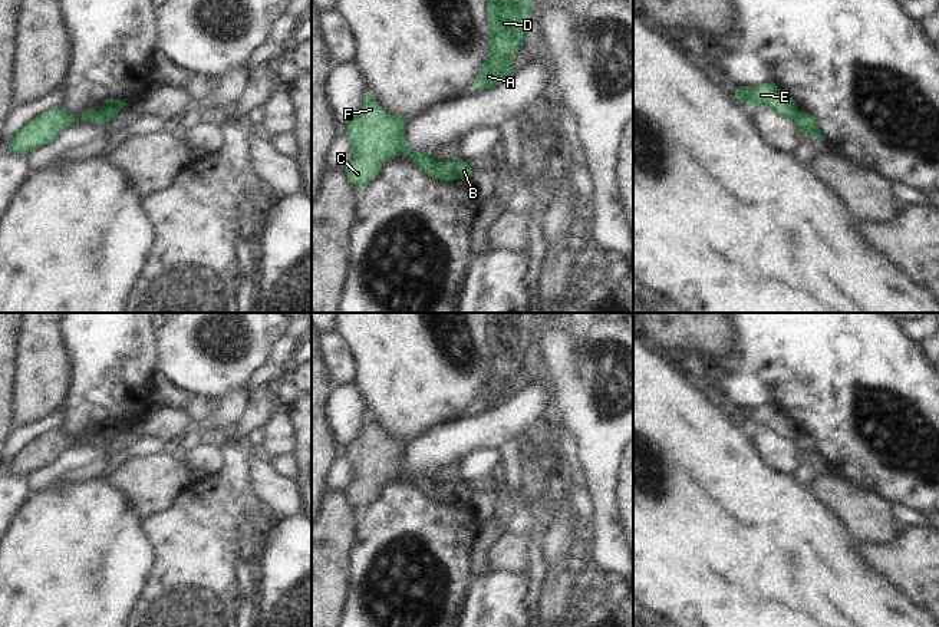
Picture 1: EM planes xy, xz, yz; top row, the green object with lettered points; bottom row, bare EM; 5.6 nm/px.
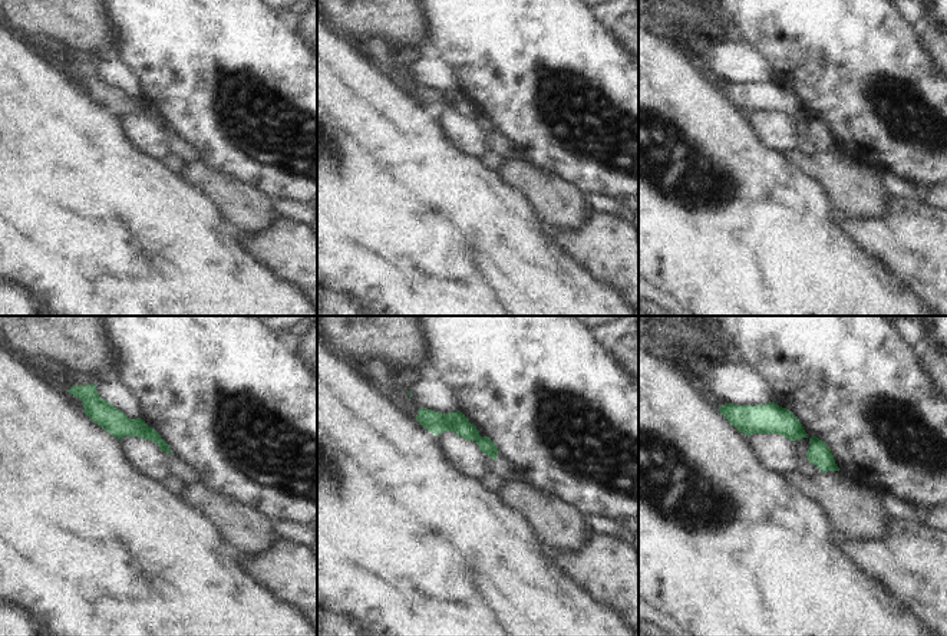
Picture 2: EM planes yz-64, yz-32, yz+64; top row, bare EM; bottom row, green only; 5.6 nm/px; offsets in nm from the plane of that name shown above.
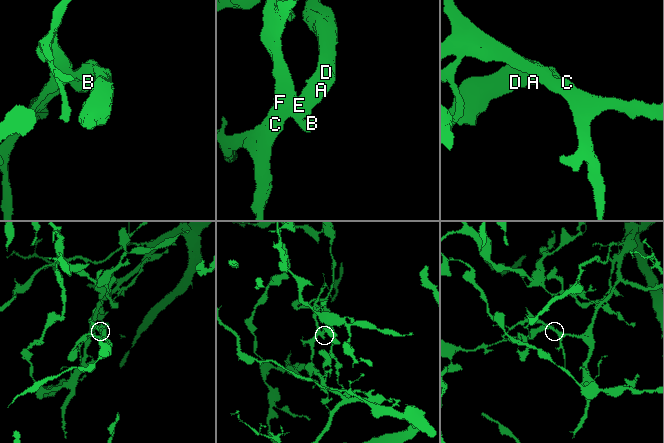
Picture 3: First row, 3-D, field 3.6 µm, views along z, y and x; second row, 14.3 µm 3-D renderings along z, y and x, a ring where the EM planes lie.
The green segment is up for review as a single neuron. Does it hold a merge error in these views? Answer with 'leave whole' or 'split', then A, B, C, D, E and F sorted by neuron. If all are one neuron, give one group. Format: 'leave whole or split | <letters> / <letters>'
split | A D E / B C F

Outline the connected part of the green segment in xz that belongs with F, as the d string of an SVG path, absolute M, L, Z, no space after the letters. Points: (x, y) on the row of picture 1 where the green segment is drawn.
M366 93L359 113L346 123L353 159L345 166L346 176L360 191L382 165L402 152L429 176L441 181L470 179L472 171L464 159L436 162L425 152L412 154L405 143L406 119L385 112L376 98Z

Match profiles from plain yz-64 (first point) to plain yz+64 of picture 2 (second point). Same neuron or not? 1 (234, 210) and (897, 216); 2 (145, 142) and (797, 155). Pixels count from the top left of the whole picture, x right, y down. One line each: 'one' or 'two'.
1: two
2: two

